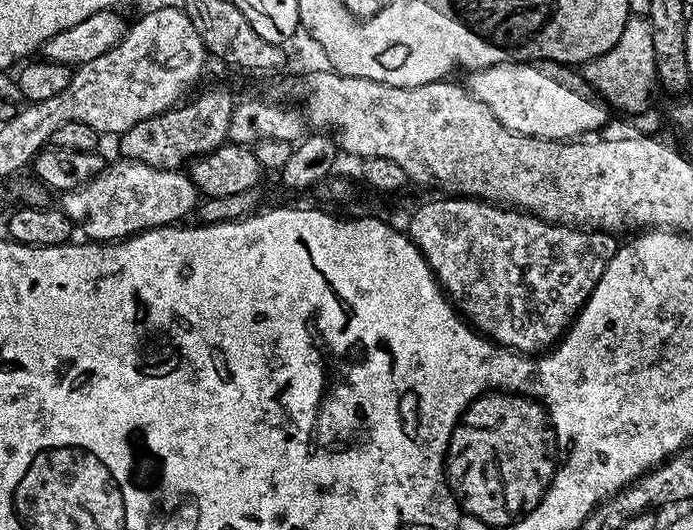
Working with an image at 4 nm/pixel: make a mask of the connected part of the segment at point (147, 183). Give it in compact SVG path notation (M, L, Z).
M116 158L109 168L101 167L90 183L63 193L58 204L89 241L119 242L149 228L179 225L183 216L195 213L201 196L187 171L162 170L146 166L146 162Z

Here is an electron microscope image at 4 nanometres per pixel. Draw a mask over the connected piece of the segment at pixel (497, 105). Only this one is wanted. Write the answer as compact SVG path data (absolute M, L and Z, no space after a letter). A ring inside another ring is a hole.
M554 60L505 62L475 69L469 76L472 77L466 80L468 91L478 98L478 102L486 102L486 106L490 106L490 114L494 114L494 118L498 118L498 122L514 134L568 142L573 138L599 133L596 131L608 120L610 105L607 99L595 92L575 67L567 64L558 64Z

